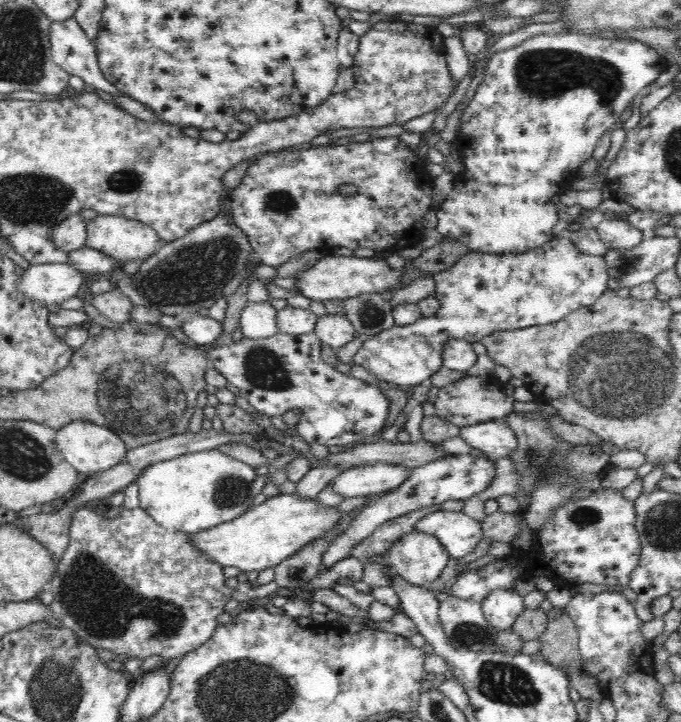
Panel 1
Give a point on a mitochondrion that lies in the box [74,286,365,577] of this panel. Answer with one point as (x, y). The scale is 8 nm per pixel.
(141, 397)

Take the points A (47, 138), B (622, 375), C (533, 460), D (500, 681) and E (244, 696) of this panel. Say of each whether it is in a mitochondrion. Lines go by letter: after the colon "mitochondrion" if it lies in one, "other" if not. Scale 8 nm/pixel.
A: other
B: mitochondrion
C: mitochondrion
D: mitochondrion
E: mitochondrion

